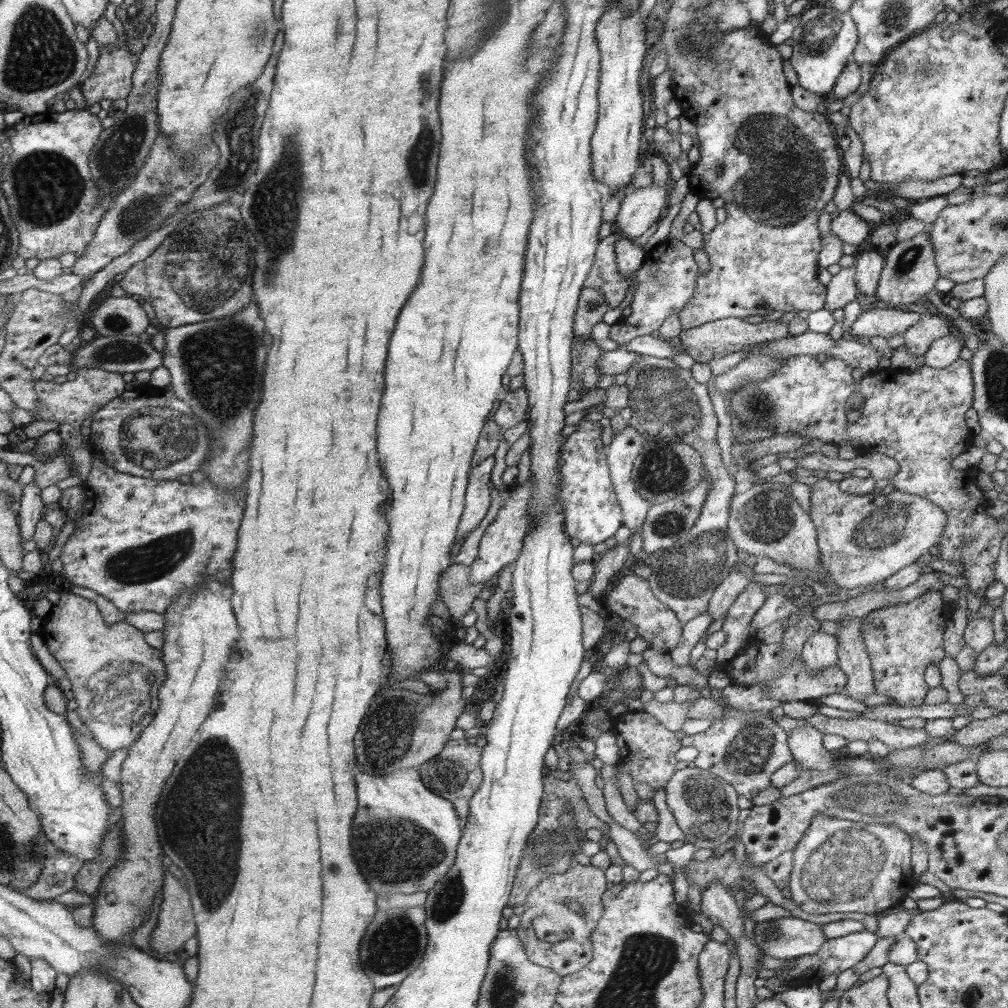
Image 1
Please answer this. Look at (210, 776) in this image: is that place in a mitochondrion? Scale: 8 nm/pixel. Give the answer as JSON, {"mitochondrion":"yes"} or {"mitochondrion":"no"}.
{"mitochondrion":"yes"}

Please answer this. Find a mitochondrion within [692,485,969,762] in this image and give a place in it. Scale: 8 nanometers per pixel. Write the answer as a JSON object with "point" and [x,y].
{"point":[895,520]}

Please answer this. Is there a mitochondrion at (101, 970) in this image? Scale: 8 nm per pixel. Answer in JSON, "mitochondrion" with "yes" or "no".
{"mitochondrion":"no"}

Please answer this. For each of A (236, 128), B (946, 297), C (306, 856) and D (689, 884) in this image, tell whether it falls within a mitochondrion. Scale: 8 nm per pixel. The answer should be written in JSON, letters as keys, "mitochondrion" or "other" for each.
{"A":"mitochondrion","B":"other","C":"other","D":"other"}

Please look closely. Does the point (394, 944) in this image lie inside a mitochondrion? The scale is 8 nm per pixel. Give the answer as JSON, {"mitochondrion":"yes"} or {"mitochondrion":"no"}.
{"mitochondrion":"yes"}

